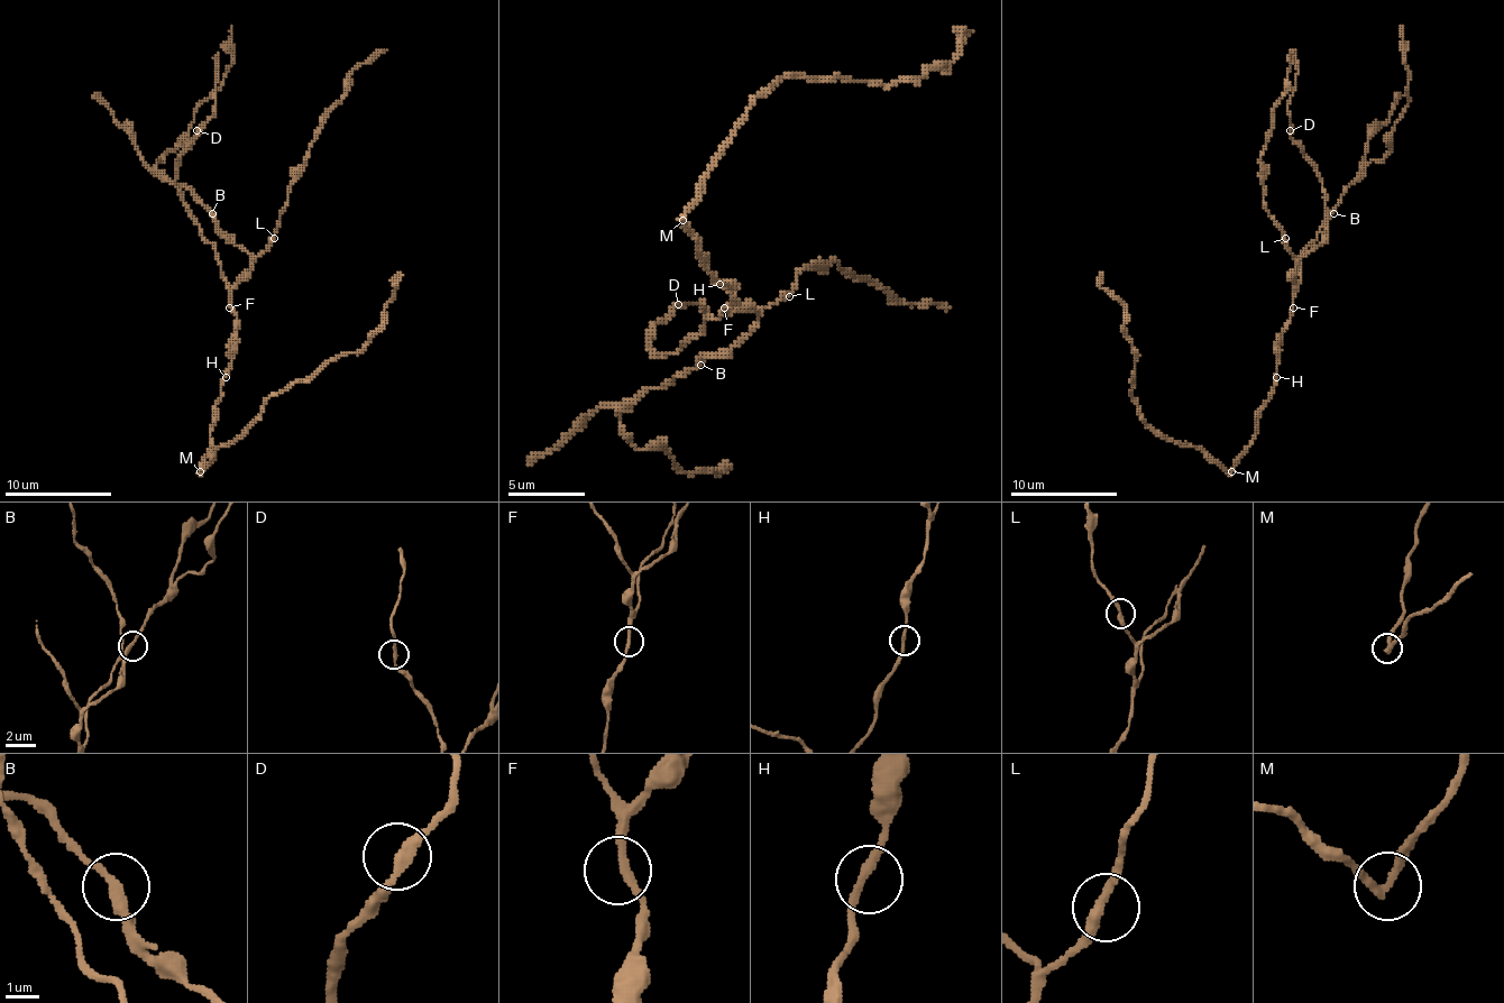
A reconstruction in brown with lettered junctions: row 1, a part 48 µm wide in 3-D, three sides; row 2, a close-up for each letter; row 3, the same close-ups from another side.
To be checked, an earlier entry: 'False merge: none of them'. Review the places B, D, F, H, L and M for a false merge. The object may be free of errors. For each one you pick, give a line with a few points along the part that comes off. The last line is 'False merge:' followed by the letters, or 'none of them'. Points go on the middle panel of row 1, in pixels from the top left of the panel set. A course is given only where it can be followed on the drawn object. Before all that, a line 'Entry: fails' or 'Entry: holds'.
Entry: fails
M: (681, 219), (735, 123), (766, 89), (785, 77), (911, 81), (946, 66), (965, 31), (969, 35)
False merge: M

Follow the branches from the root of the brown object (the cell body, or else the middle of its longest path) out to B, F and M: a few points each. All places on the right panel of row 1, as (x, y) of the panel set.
B: (1274, 374), (1280, 360), (1280, 334), (1293, 310), (1293, 269), (1322, 240), (1324, 221), (1333, 213)
F: (1274, 374), (1280, 360), (1280, 334), (1293, 307)
M: (1274, 374), (1272, 398), (1261, 412), (1255, 439), (1231, 470)

